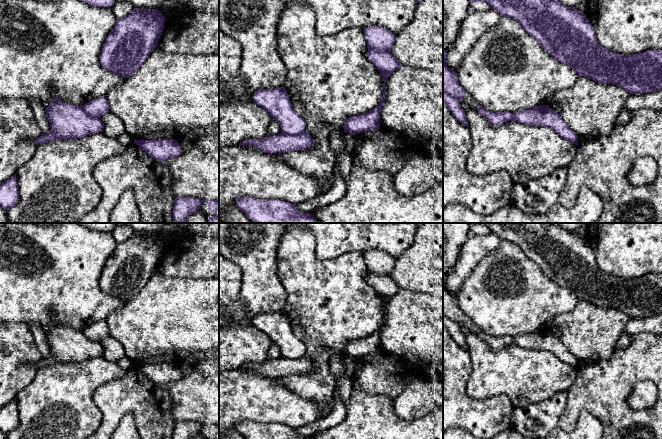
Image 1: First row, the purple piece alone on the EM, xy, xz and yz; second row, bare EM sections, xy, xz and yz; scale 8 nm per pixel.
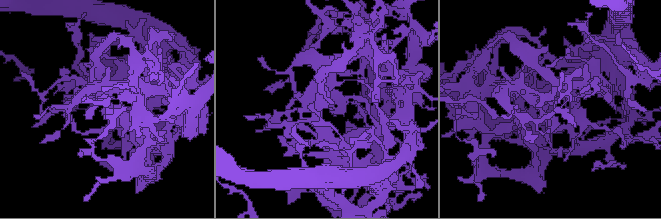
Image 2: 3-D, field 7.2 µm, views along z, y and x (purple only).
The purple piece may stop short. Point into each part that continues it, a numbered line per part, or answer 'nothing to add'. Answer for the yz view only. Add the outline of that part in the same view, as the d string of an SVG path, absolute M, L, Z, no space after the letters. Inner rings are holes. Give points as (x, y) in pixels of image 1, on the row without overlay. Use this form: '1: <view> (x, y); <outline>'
1: yz (467, 323); M466 317L466 319L460 326L469 329L473 333L477 333L477 331L479 330L479 327L468 317Z

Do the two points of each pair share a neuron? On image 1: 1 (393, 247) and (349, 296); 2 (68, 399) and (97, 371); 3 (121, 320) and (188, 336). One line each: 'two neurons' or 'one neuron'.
1: two neurons
2: one neuron
3: one neuron

